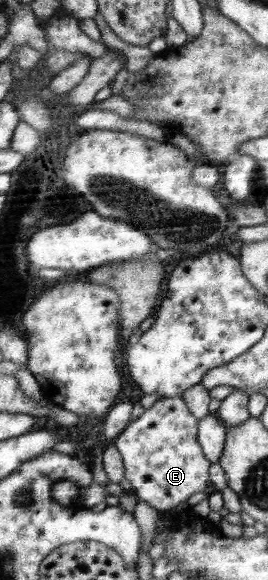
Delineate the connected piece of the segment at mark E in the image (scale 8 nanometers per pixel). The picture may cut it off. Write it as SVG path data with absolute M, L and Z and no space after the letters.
M180 397L158 398L135 420L111 441L122 456L124 477L129 481L131 492L136 499L147 503L152 509L167 512L184 503L189 495L205 492L208 487L208 467L210 461L203 455L196 438L197 418L190 414Z

